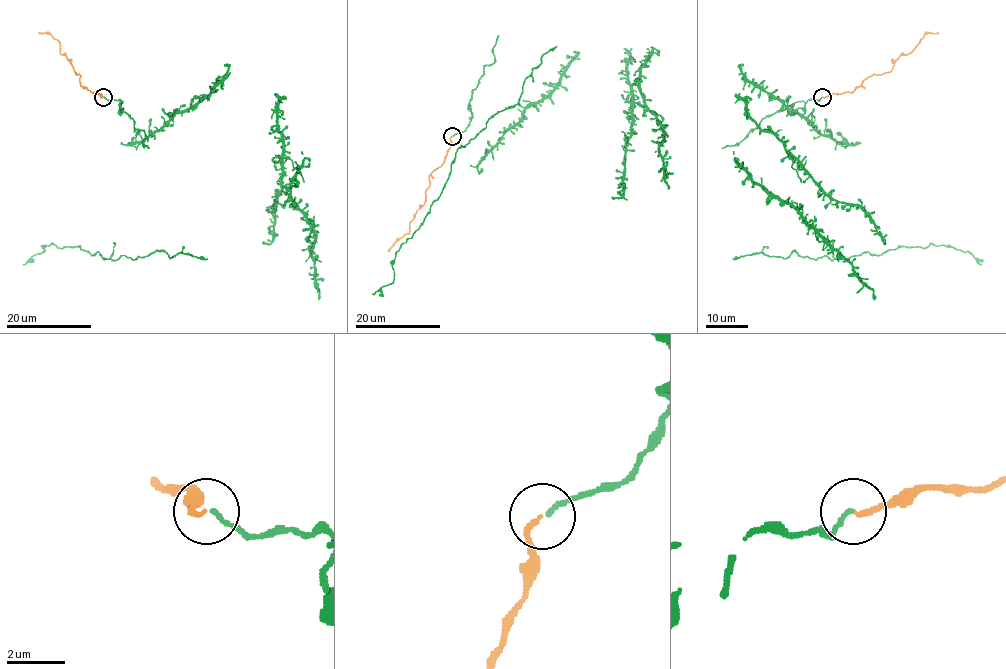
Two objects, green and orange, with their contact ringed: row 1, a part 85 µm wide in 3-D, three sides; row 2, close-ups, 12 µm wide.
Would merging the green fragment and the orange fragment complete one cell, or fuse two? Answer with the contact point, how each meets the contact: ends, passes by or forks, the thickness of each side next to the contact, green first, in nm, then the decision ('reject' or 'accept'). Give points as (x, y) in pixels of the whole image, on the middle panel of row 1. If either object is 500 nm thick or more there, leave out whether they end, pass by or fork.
place (452, 136); green ends; orange ends; calibres 140 and 170 nm; accept

